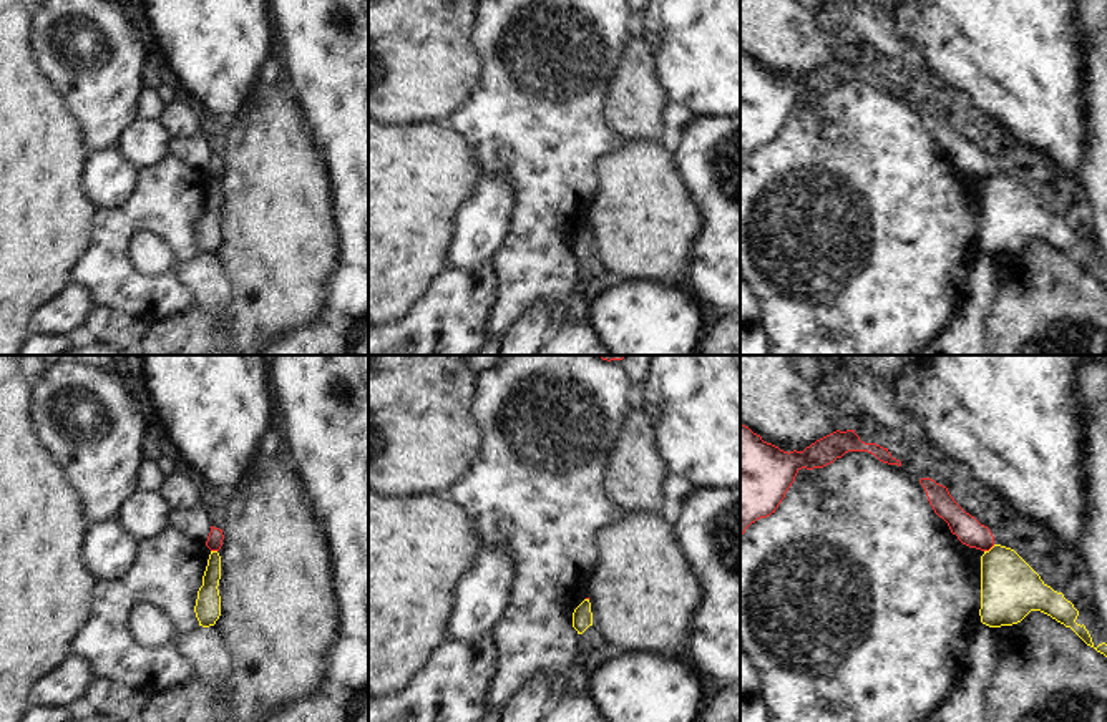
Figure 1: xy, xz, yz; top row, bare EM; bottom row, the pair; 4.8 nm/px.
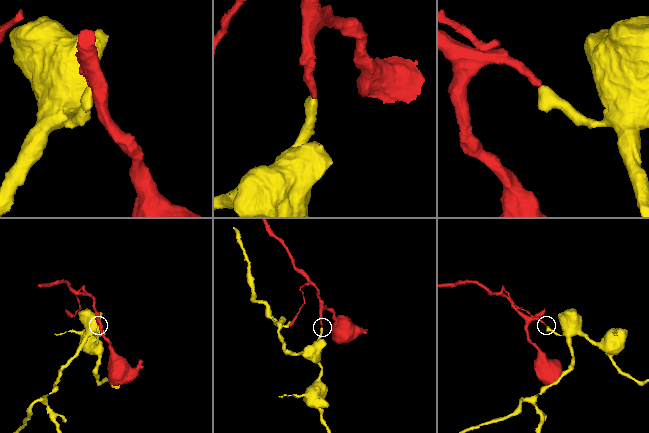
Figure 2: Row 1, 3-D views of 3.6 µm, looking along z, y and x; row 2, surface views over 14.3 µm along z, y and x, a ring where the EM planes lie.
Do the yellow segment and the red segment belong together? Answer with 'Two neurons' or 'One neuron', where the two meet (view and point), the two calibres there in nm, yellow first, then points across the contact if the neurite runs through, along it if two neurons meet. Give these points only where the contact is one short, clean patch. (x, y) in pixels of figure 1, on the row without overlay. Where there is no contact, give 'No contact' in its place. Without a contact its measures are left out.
Two neurons. Touches yellow at yz (991, 176). Thickness 280 nm (yellow) against 140 nm. Boundary: yz (994, 173), (985, 180).

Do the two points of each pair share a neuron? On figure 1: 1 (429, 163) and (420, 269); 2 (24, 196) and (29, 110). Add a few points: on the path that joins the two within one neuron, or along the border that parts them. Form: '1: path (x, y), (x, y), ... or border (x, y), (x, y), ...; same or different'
1: path (420, 190), (420, 243); same
2: path (24, 175), (27, 131); same

